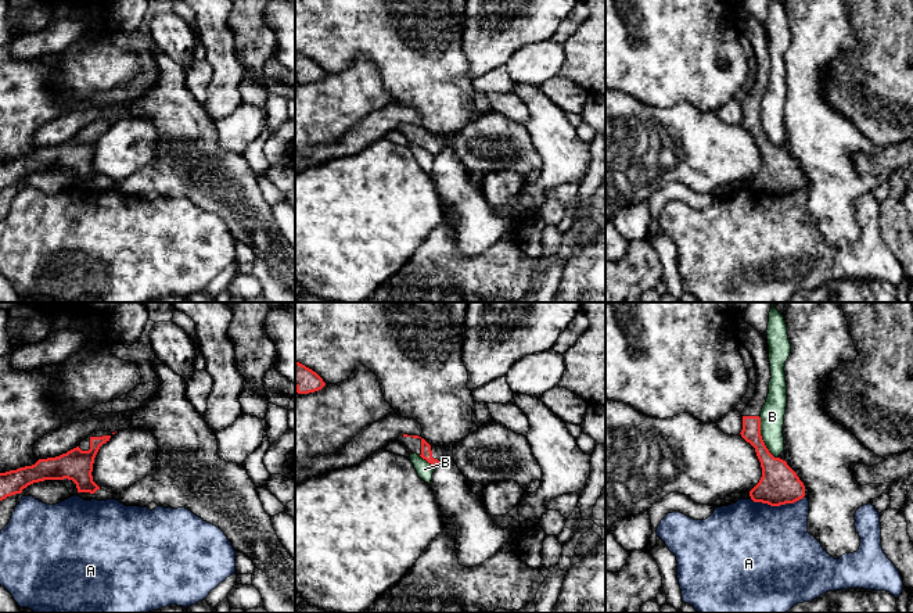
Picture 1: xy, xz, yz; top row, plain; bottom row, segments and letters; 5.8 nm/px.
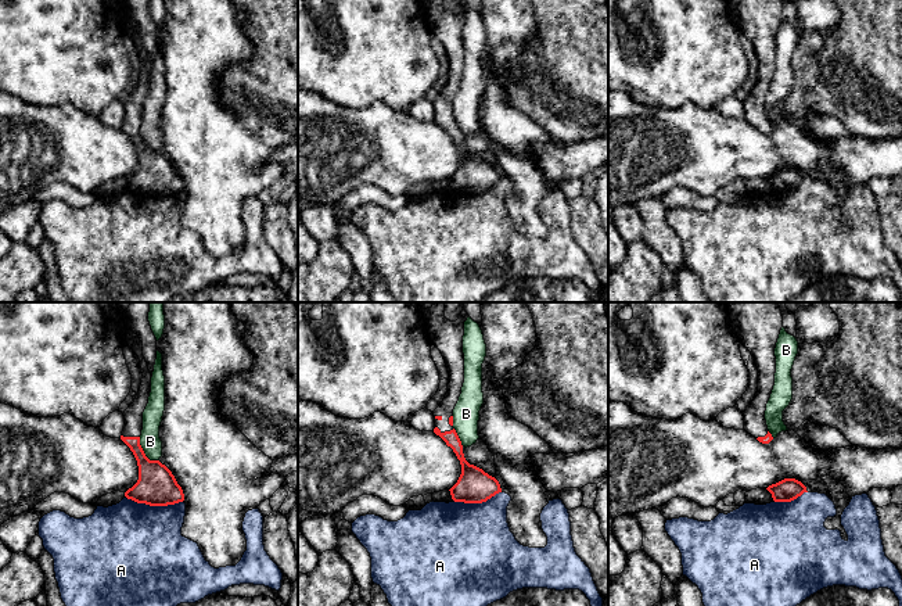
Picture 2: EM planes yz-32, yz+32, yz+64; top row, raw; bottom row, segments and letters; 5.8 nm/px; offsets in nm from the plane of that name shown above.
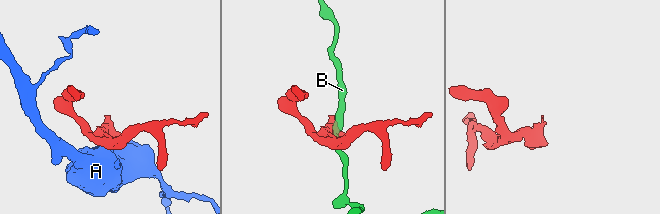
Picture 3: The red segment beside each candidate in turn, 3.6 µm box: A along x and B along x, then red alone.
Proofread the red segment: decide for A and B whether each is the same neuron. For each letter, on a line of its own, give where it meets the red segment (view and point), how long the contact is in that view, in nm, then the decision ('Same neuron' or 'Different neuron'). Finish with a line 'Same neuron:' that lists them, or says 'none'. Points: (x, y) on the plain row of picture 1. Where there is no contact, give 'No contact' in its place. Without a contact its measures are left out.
A: Touches red at yz (777, 194). Shared border 320 nm. Different neuron
B: Touches red at yz (761, 128). Shared border 280 nm. Different neuron
Same neuron: none

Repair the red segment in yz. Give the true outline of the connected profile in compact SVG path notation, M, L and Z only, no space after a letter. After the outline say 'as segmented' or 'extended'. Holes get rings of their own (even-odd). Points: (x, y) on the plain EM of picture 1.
M743 0L734 3L741 32L745 35L754 49L756 60L755 85L741 101L743 119L741 126L750 132L761 151L762 166L759 172L750 180L754 191L780 196L794 193L805 186L805 175L797 162L786 150L774 147L766 137L761 125L761 100L769 83L770 51L768 28L743 8Z | extended

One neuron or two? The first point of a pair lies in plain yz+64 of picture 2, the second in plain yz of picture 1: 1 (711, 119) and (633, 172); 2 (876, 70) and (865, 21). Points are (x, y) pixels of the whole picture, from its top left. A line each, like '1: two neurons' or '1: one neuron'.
1: one neuron
2: one neuron

